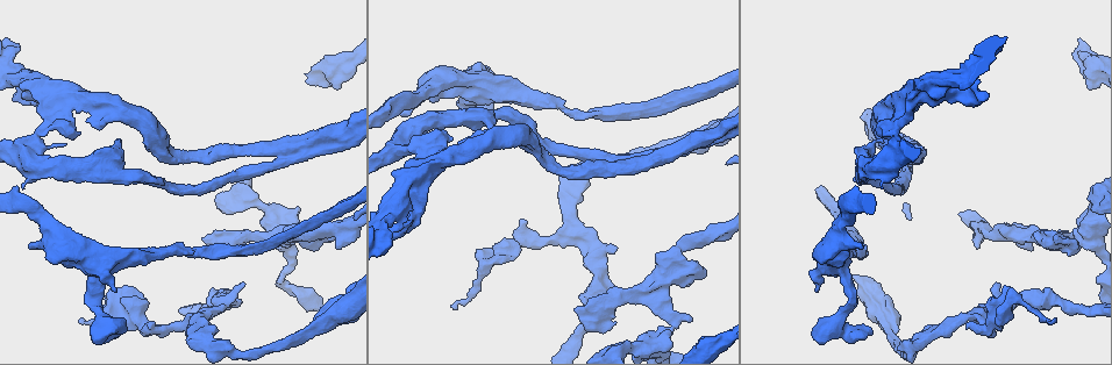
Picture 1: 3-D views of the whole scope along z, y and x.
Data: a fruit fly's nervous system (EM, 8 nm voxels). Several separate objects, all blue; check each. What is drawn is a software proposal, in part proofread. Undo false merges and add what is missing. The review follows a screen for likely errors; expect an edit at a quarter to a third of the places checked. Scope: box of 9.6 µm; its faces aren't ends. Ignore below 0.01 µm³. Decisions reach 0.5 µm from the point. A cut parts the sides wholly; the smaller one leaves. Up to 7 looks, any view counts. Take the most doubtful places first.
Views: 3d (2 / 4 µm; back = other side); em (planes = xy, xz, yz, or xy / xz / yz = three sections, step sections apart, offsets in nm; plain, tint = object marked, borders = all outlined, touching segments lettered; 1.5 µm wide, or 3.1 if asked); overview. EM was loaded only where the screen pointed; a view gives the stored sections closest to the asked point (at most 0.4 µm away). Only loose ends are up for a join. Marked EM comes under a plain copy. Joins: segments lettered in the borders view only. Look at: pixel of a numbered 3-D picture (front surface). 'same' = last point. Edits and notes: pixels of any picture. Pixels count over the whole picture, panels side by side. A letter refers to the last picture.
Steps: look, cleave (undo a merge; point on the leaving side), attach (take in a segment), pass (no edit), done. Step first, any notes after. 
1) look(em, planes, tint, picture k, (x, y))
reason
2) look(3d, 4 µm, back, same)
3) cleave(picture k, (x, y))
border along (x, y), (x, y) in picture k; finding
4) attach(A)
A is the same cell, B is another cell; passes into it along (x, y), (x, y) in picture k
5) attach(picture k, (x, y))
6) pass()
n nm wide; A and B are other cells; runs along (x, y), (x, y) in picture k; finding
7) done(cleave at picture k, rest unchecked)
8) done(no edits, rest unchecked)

look(em, xy, step 8, borders, picture 1, (617, 248))
an open end

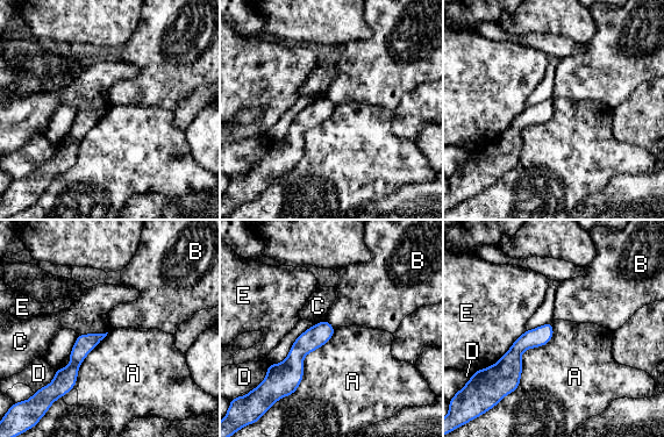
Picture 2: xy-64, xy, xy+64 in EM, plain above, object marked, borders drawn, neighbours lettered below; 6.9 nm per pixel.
pass()
A, B, C, D and E are other cells; no lettered segment goes on from it

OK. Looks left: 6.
look(3d, 2 µm, picture 1, (857, 244))

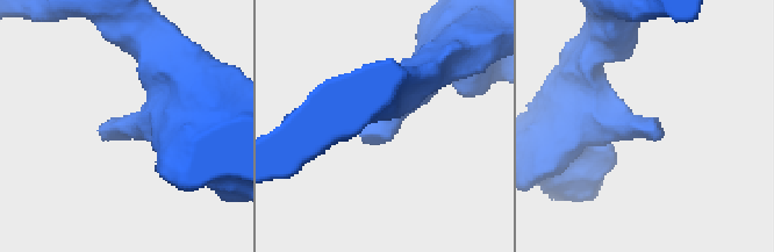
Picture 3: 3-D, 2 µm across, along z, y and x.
look(em, planes, borders, picture 3, (97, 130))
need the tissue

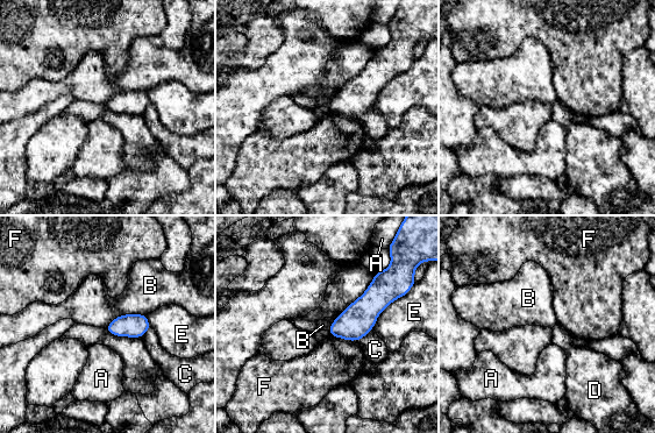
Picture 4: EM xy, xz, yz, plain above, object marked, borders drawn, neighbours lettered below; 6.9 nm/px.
pass()
A, B, C, D, E and F are other cells; border along (146, 313), (119, 314), (105, 327) in picture 4; none of them fits

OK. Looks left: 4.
look(em, xz, step 8, tint, picture 1, (1057, 235))

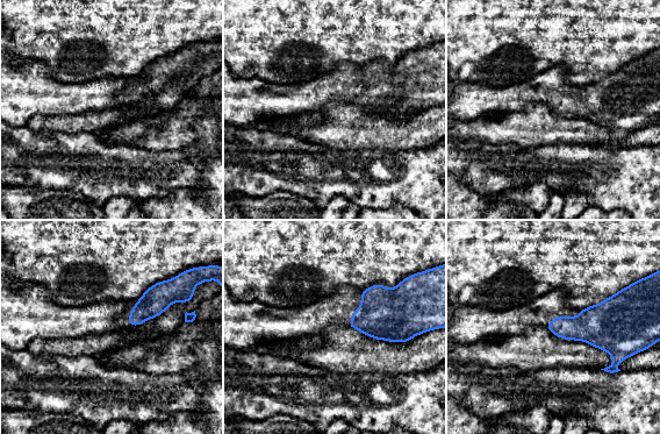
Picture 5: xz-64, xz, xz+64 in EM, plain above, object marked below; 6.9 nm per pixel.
look(em, planes, borders, same)
another direction

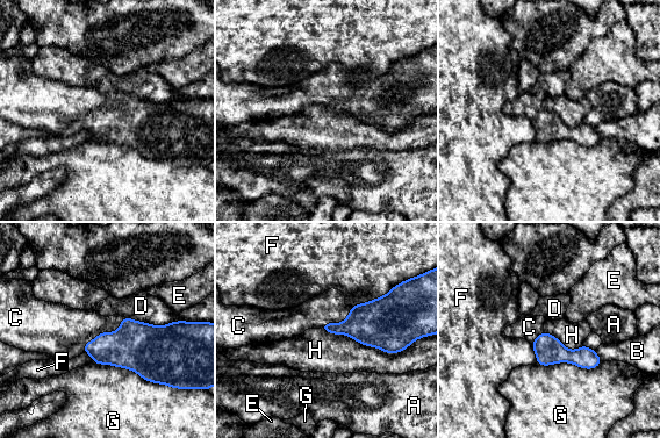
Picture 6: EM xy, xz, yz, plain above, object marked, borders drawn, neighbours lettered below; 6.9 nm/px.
attach(C)
H touches over 600 nm; C is the same cell, A, B, D, E, F, G and H are other cells; passes into it along (135, 345), (101, 332), (65, 330) in picture 6; the neuron continues

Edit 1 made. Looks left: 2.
done(attach at picture 6, rest unchecked)

